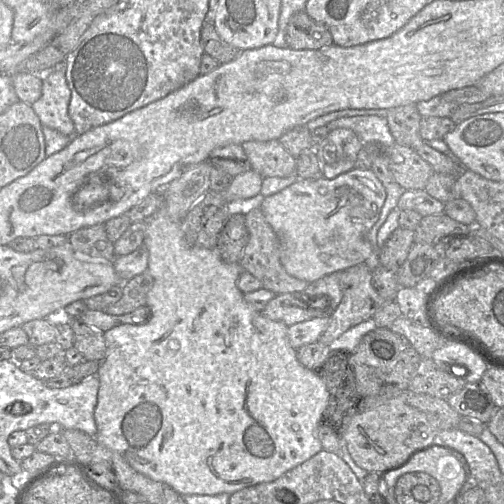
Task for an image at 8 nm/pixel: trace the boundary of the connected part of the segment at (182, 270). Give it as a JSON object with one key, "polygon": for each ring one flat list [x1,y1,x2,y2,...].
{"polygon":[[165,202,157,212,143,221,147,223,143,241,149,251,147,270,154,279,146,303,151,310,151,317,144,324,121,324,104,332,106,357,97,372,100,386,94,410,96,440,119,453,137,472,168,484,181,495,232,494,249,486,276,480,323,449,317,429,329,399,325,382,315,371,299,362,297,352,288,340,288,326,265,318,245,301,237,286,239,275,243,271,239,263,223,261,216,249,189,246,185,241,181,222,175,222,168,216]]}

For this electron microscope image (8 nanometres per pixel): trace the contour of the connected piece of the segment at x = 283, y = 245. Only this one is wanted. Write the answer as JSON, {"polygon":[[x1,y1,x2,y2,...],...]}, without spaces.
{"polygon":[[353,168,333,179,301,179,263,199,260,209,280,242,280,261,286,272,308,283,364,263,372,252,369,232,380,216,386,190,372,170]]}

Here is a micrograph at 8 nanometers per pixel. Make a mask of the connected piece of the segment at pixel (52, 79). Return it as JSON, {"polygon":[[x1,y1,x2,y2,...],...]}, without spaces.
{"polygon":[[65,64,37,75,42,76,42,94,31,105,32,109,42,127,54,129,72,139,77,134,68,113,71,92,66,81]]}

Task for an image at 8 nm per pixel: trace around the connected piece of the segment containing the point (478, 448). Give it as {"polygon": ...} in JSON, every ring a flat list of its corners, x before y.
{"polygon":[[443,429,437,440,457,449,469,465,473,478,480,485,496,485,503,479,497,460,491,449,478,436,459,429]]}

